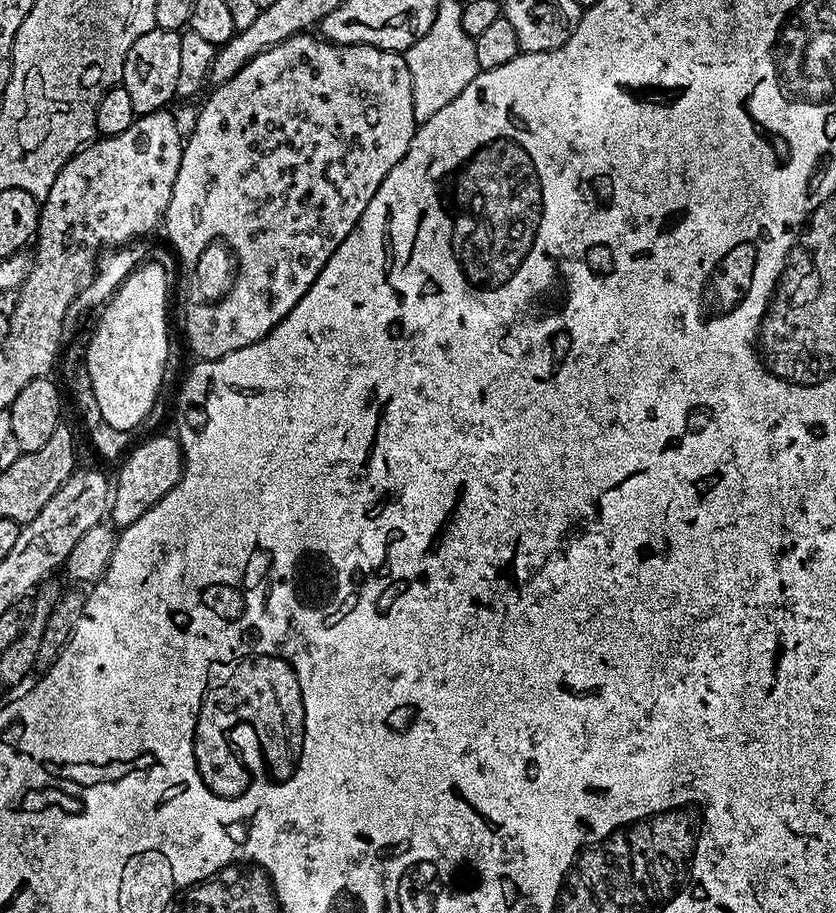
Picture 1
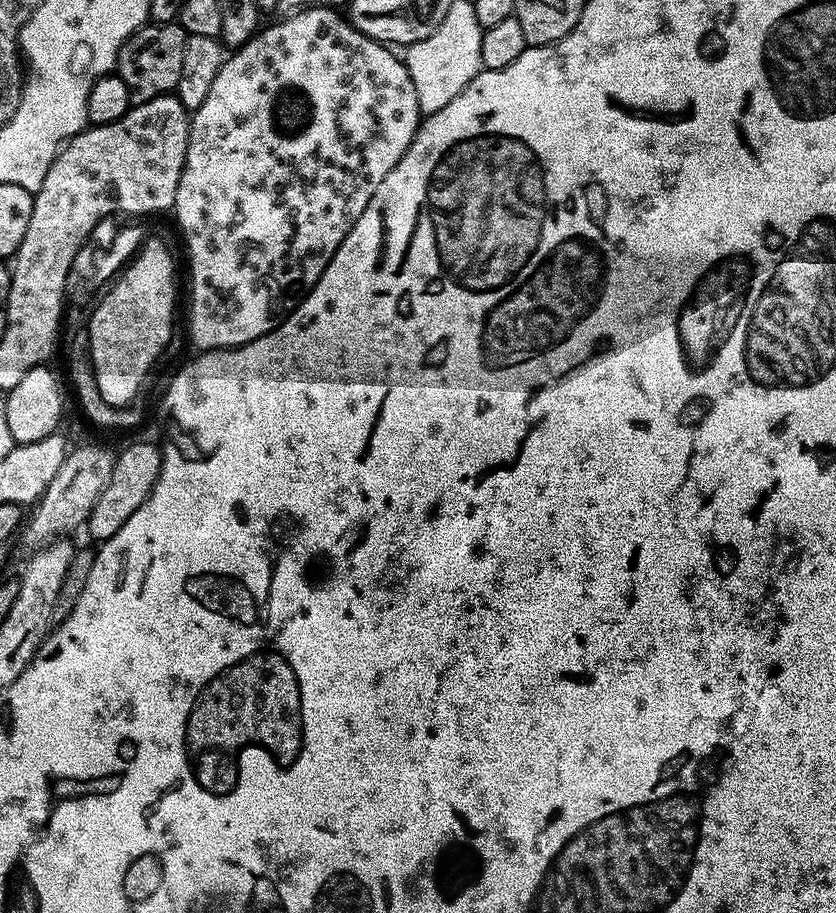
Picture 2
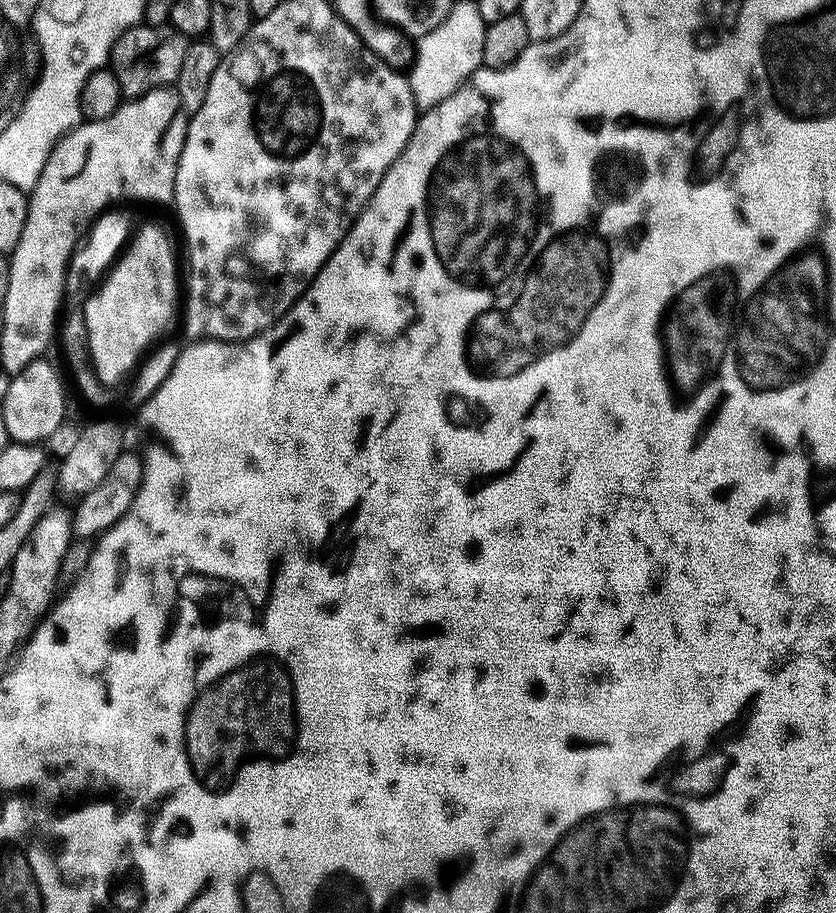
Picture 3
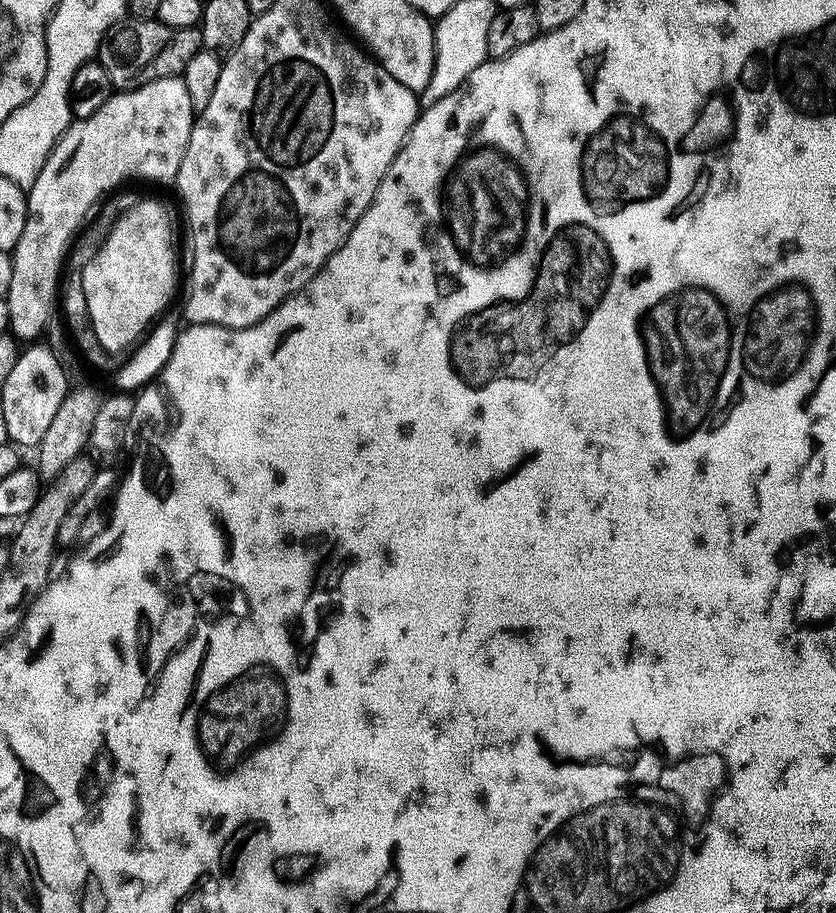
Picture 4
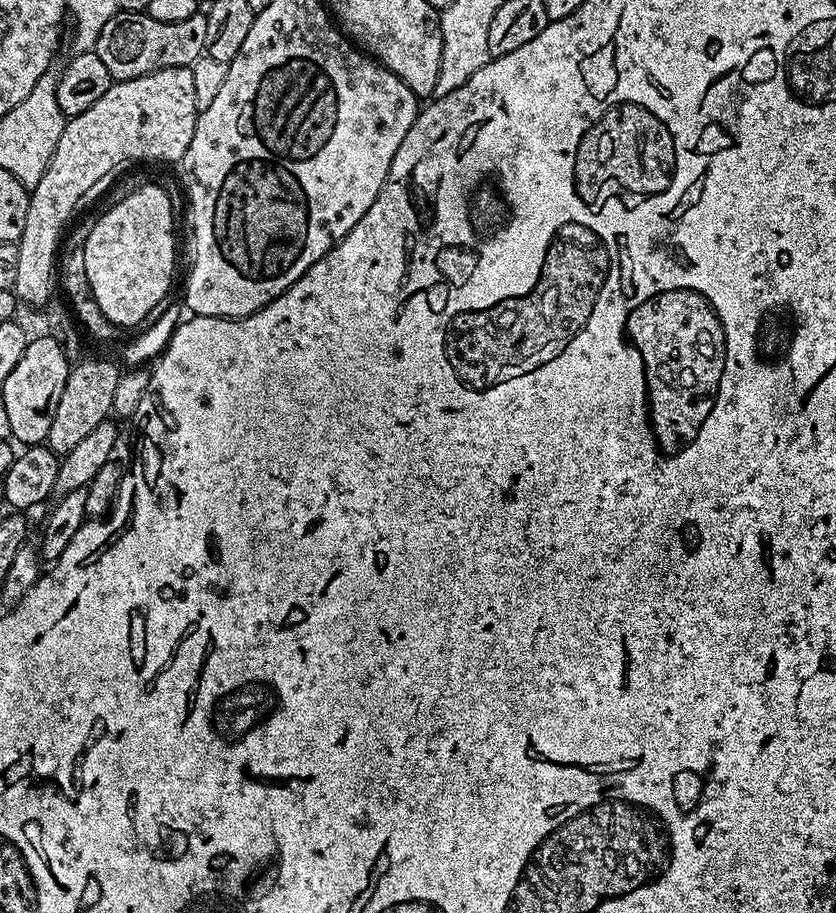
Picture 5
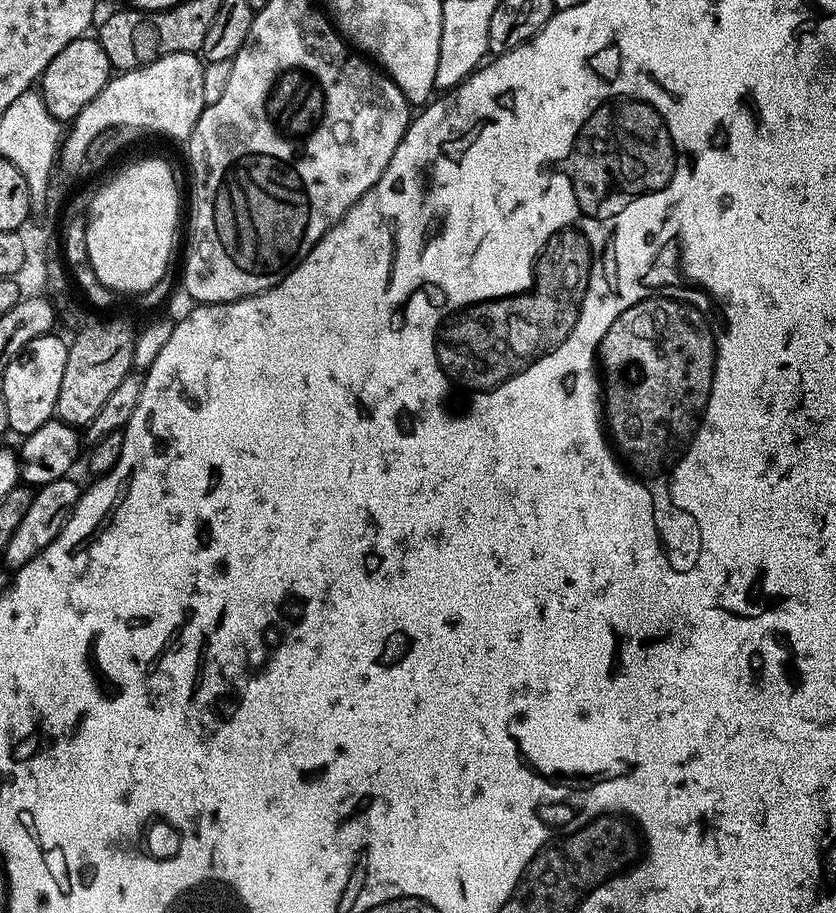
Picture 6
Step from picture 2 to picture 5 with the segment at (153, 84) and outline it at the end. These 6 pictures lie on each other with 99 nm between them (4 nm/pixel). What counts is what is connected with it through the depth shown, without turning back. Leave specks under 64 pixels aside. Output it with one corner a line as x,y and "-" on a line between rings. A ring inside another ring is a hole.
117,11
115,16
102,26
94,51
102,58
113,81
133,80
156,72
160,68
186,68
199,56
205,55
206,15
196,11
183,22
158,22
158,18
143,12

